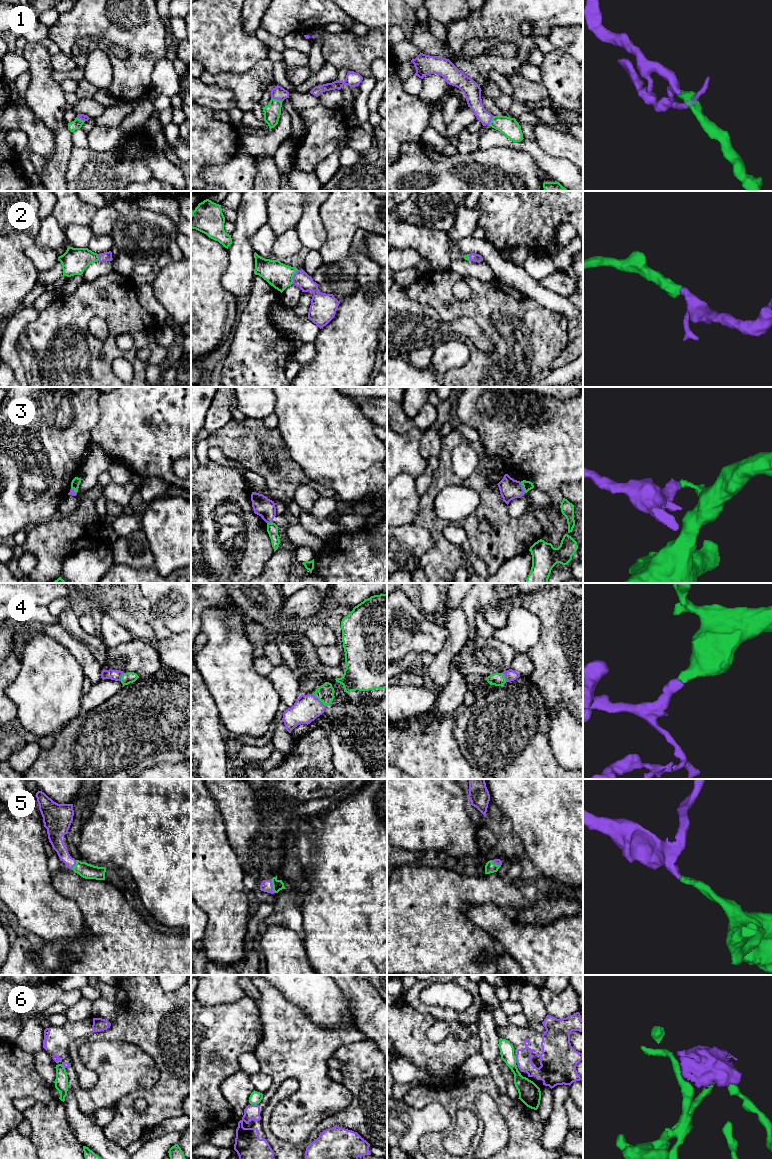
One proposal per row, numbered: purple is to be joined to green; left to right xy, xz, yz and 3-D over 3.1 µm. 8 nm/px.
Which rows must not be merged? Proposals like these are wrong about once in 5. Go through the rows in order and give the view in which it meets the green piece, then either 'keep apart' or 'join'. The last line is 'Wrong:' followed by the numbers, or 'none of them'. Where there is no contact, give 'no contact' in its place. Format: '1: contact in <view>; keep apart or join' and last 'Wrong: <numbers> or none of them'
1: contact in xz; join
2: contact in xz; join
3: contact in yz; keep apart
4: contact in xz; join
5: contact in xz; join
6: contact in yz; keep apart
Wrong: 3, 6

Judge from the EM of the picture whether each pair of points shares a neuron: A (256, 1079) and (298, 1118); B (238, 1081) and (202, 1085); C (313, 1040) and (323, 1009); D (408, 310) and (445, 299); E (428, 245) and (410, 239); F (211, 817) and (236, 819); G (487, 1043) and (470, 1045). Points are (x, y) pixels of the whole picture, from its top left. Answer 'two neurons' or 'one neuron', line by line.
A: two neurons
B: two neurons
C: two neurons
D: two neurons
E: one neuron
F: two neurons
G: two neurons

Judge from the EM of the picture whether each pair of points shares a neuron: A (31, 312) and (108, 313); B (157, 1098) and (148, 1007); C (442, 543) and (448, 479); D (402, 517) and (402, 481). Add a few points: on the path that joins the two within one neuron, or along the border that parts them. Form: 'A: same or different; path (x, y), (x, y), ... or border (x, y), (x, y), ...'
A: different; border (40, 312), (24, 329)
B: same; path (171, 1075), (168, 1050), (163, 1045), (163, 1030)
C: same; path (436, 526), (428, 518), (428, 497), (431, 493)
D: same; path (399, 508), (399, 498), (402, 490)

